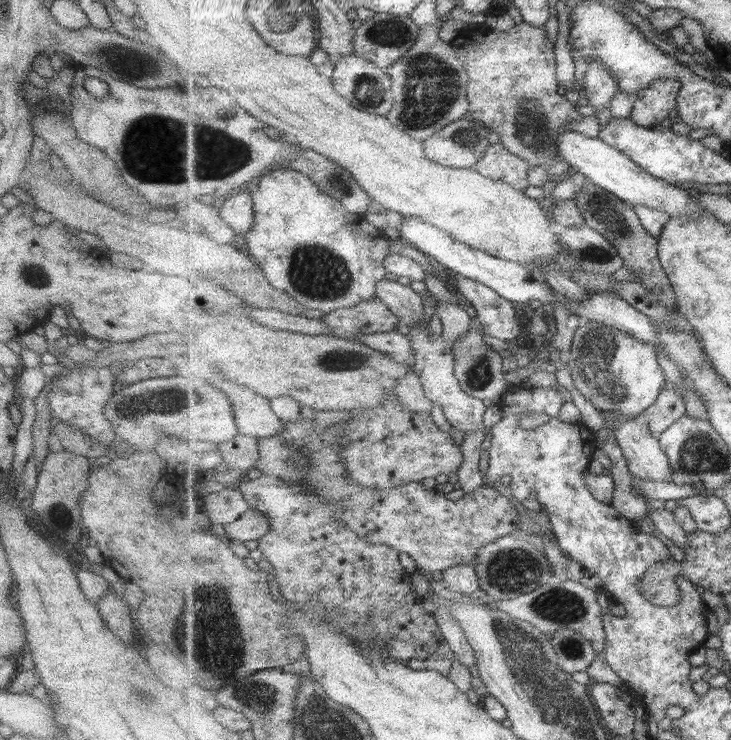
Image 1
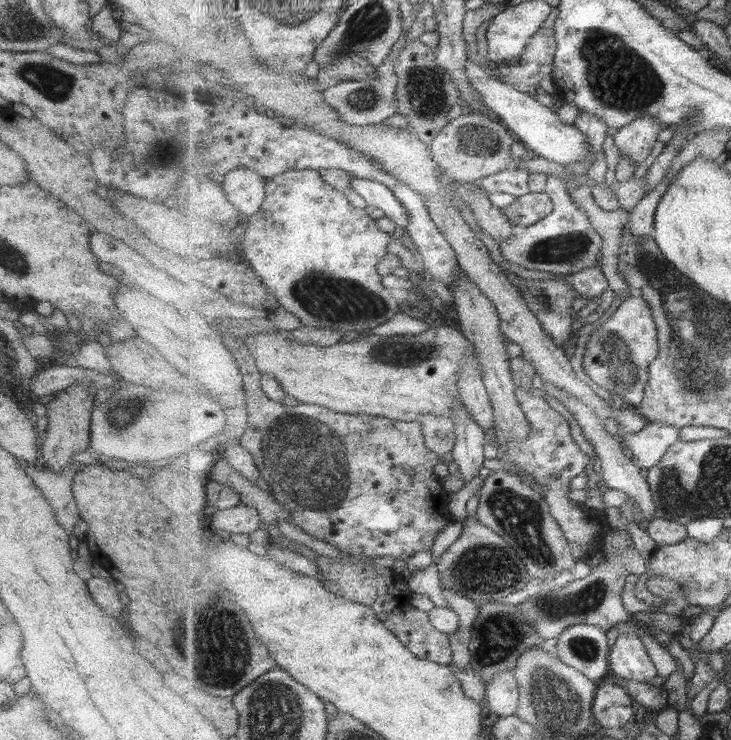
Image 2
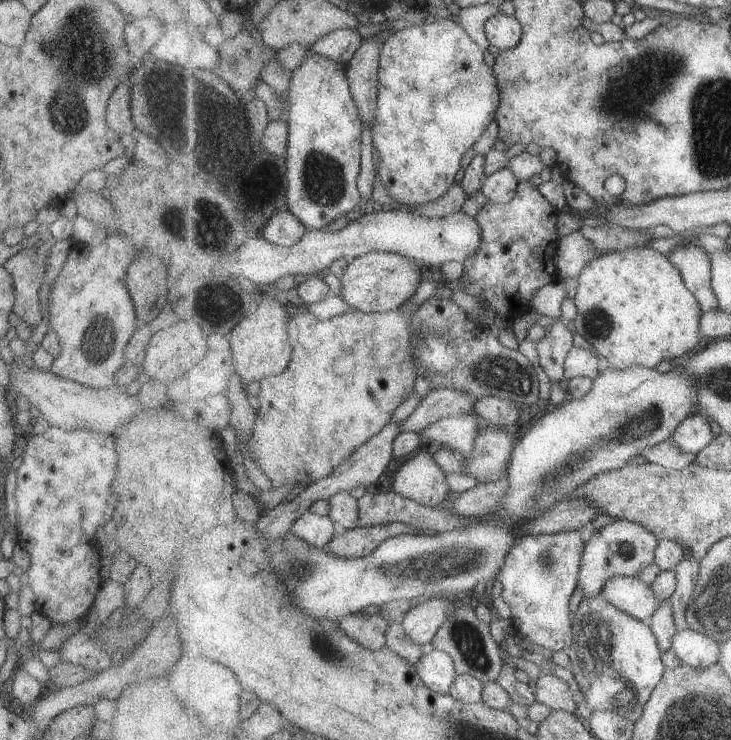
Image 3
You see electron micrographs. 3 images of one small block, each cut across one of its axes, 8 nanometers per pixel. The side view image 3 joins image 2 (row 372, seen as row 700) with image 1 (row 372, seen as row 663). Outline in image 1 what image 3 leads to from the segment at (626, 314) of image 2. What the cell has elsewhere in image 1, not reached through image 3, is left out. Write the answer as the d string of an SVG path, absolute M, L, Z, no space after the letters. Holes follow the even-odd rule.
M595 321L578 328L568 361L581 394L600 411L611 412L623 420L642 418L643 412L657 402L667 380L653 344L615 327L607 328L603 334L603 323Z

